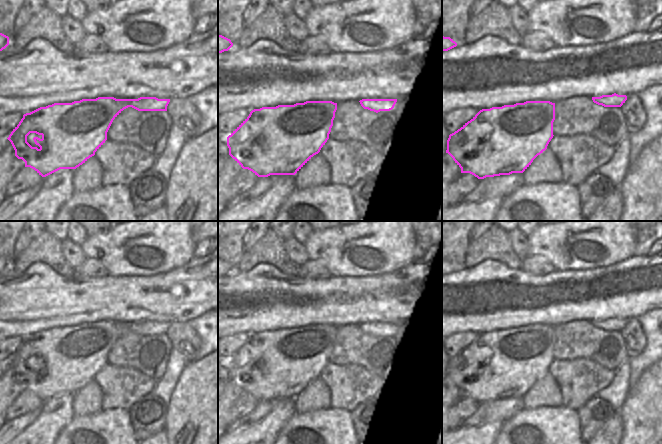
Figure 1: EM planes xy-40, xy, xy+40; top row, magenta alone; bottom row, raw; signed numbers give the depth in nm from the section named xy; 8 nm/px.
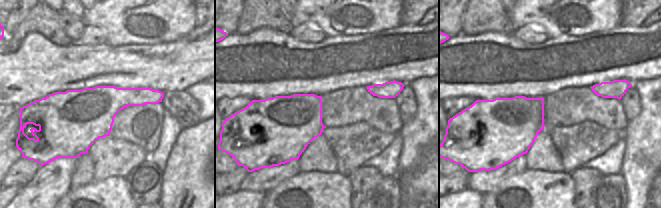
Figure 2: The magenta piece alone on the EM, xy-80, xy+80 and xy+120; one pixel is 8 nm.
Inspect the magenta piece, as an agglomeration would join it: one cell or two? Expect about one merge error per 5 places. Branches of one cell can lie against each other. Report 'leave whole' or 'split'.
leave whole

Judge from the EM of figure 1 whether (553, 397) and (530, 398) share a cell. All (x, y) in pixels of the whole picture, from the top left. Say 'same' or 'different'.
same

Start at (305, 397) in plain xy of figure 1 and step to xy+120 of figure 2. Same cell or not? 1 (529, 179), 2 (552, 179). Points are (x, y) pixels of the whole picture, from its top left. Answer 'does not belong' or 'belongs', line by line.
1: does not belong
2: does not belong

